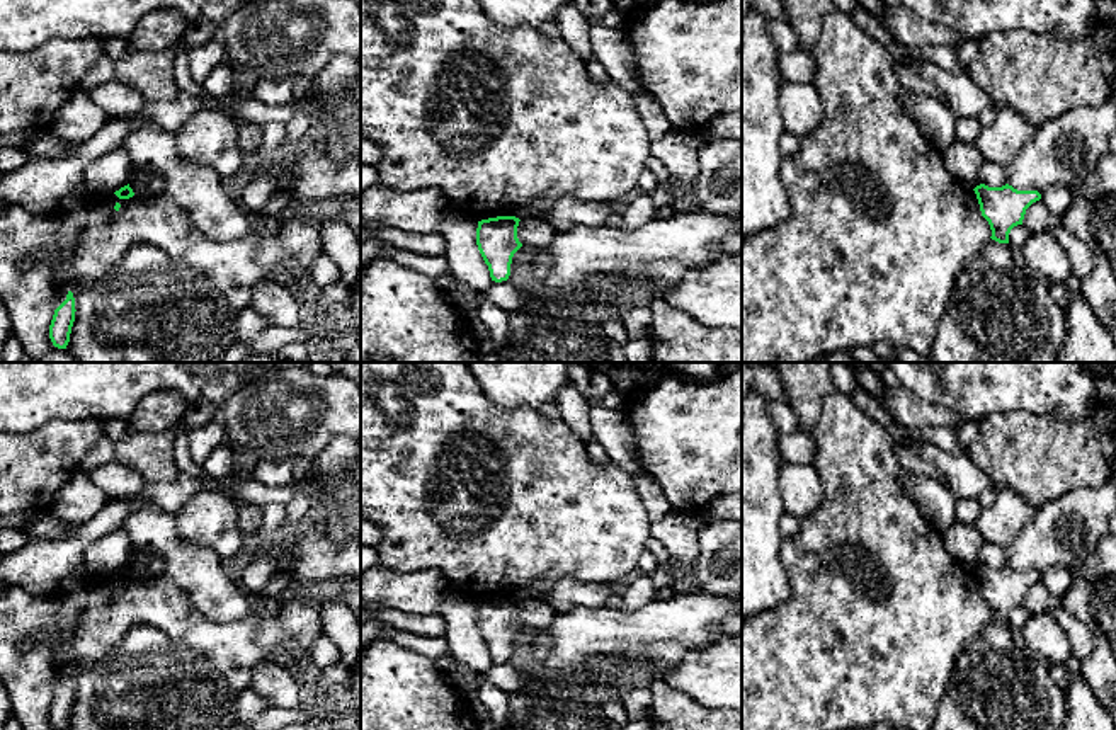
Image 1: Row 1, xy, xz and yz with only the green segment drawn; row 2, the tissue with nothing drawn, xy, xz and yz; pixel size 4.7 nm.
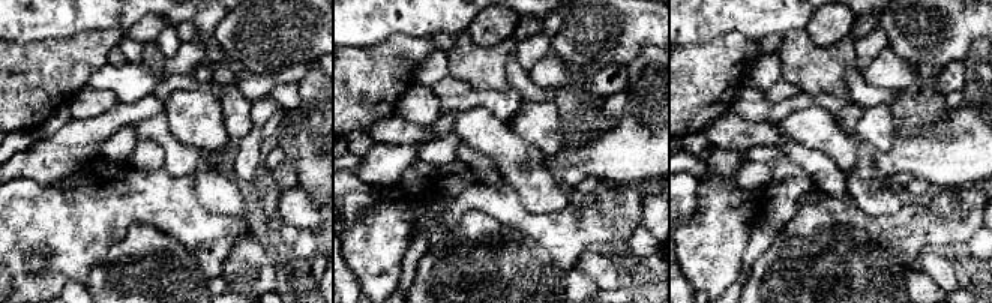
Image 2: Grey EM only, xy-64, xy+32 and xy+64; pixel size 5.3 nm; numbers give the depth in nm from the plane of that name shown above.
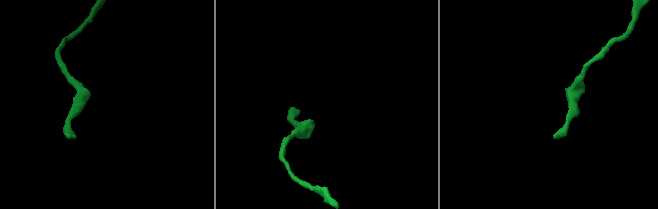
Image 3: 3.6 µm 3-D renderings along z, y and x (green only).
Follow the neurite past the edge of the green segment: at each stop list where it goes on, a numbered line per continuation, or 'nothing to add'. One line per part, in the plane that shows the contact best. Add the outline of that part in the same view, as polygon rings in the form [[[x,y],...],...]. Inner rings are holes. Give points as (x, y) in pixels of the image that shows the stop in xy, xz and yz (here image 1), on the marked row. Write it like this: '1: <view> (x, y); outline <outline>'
nothing to add

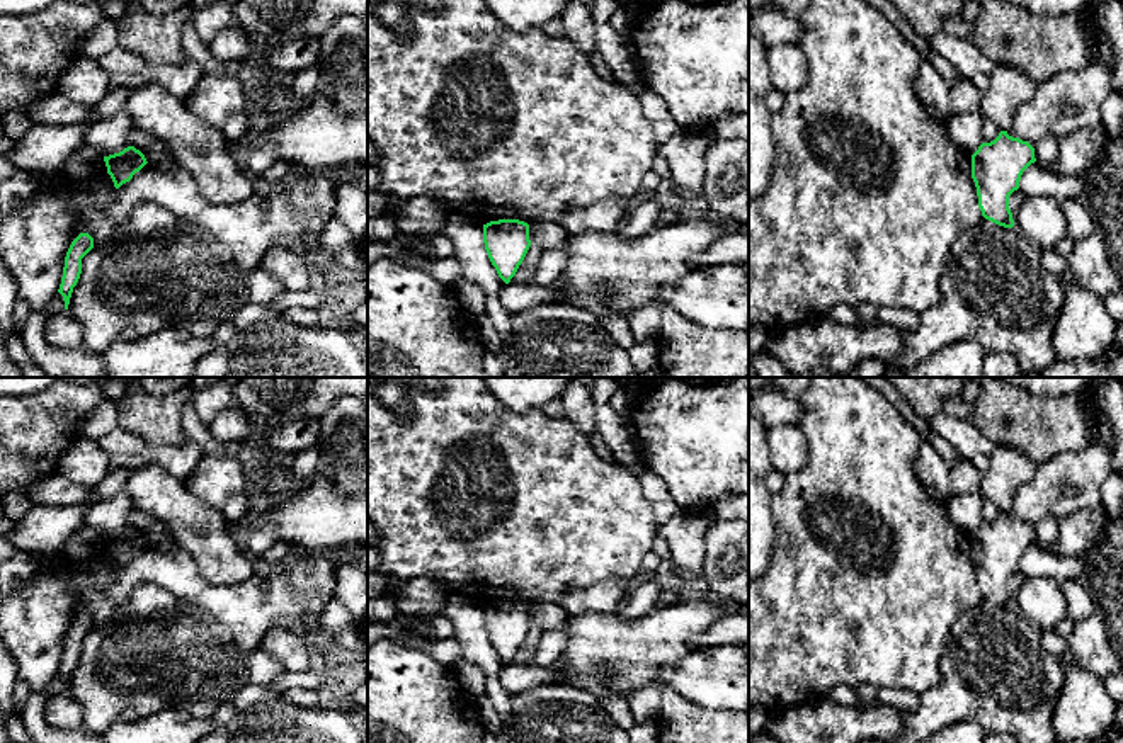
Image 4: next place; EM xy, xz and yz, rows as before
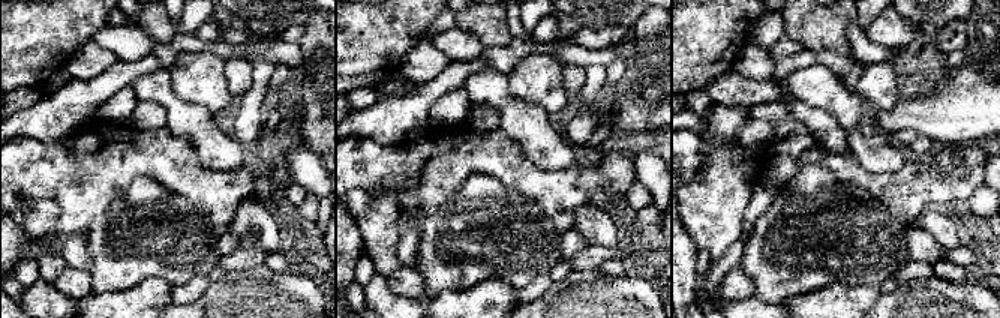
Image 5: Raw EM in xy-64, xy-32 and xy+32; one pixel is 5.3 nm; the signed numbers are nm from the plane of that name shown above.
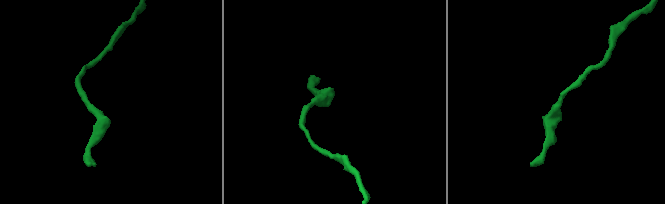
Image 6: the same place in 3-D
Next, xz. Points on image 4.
nothing to add

